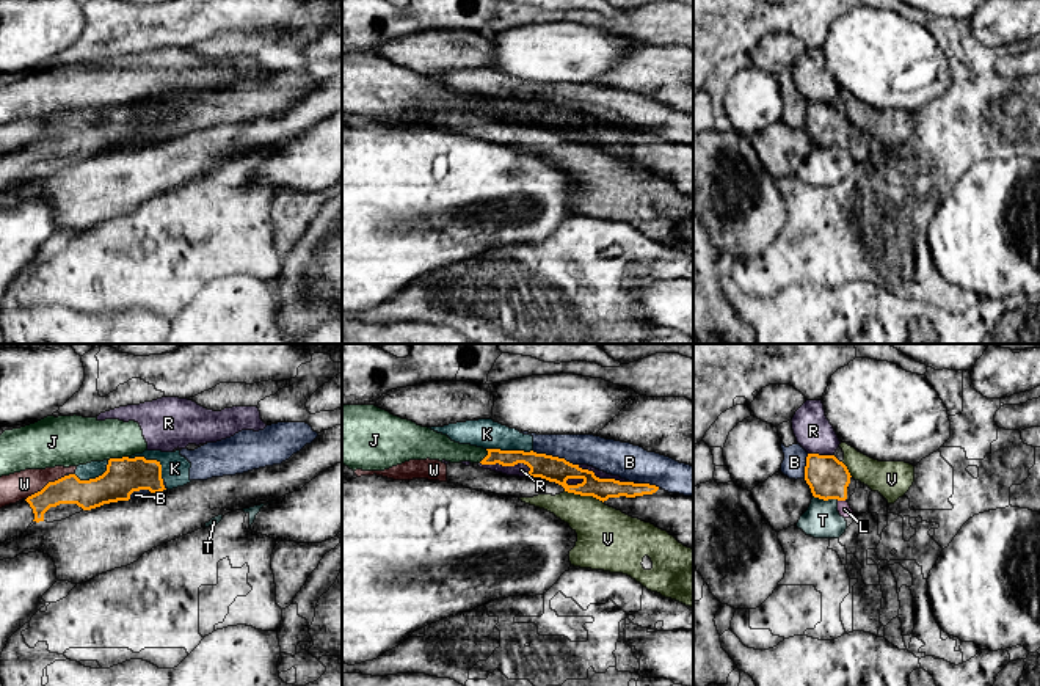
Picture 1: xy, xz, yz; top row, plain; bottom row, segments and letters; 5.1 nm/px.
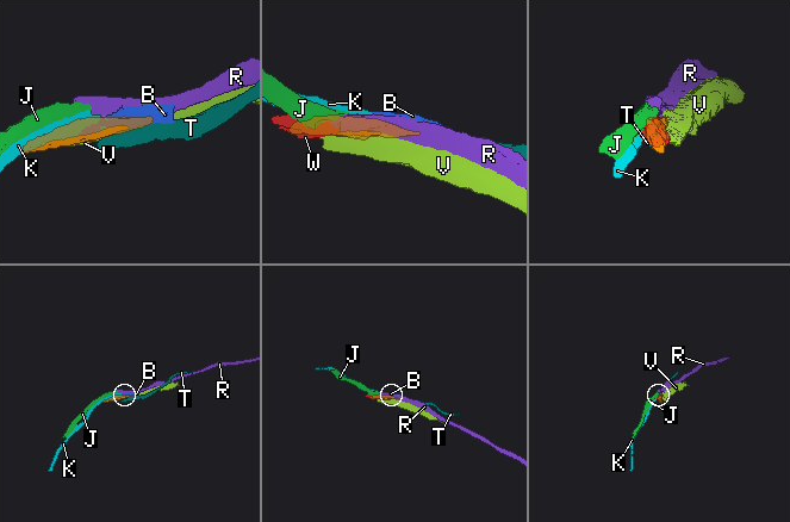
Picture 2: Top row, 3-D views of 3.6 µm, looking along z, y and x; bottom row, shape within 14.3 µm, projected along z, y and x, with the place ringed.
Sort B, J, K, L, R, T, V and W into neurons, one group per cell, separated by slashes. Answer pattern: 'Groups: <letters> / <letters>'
Groups: B K / J R / L T / V W

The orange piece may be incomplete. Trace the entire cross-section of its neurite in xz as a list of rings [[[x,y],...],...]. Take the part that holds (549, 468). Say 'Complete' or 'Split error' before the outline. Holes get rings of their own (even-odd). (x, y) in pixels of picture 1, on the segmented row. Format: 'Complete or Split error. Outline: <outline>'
Split error. Outline: [[[486,449],[482,465],[515,466],[524,463],[530,468],[527,477],[541,477],[555,482],[568,493],[593,496],[605,505],[651,523],[667,531],[679,543],[693,549],[693,498],[668,493],[656,485],[599,479],[593,471],[582,469],[565,458],[536,454],[533,451]]]

